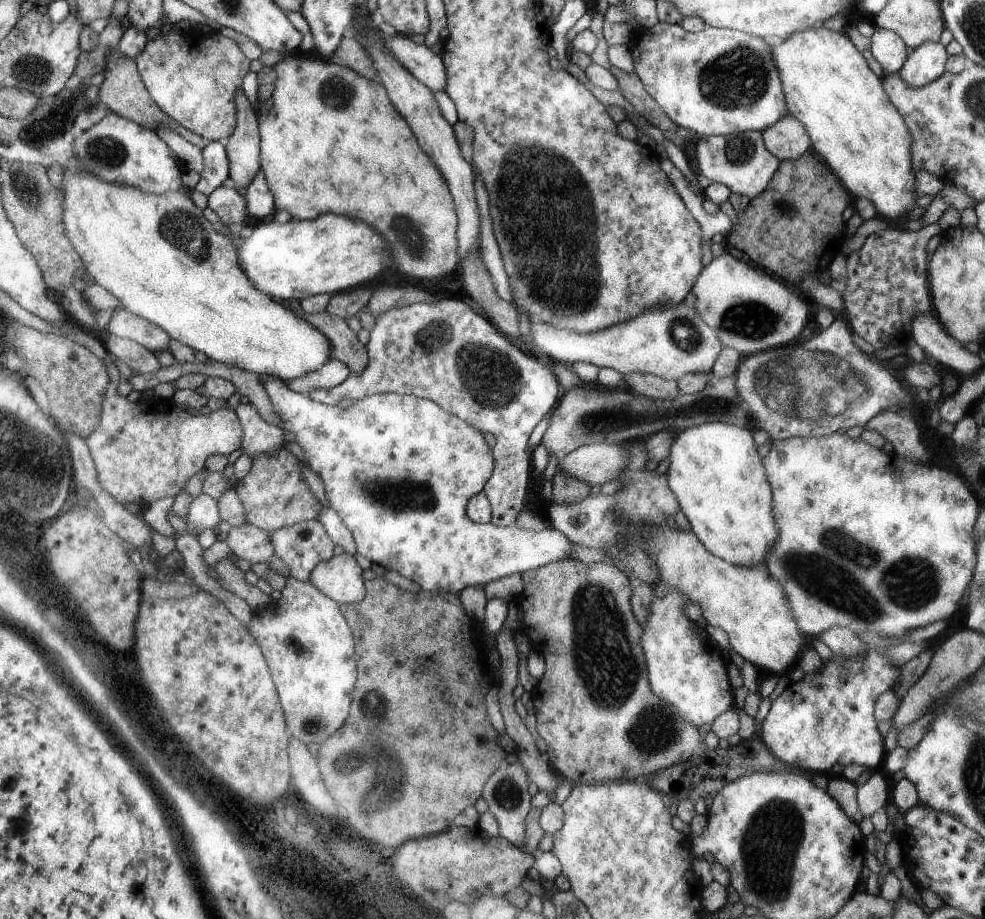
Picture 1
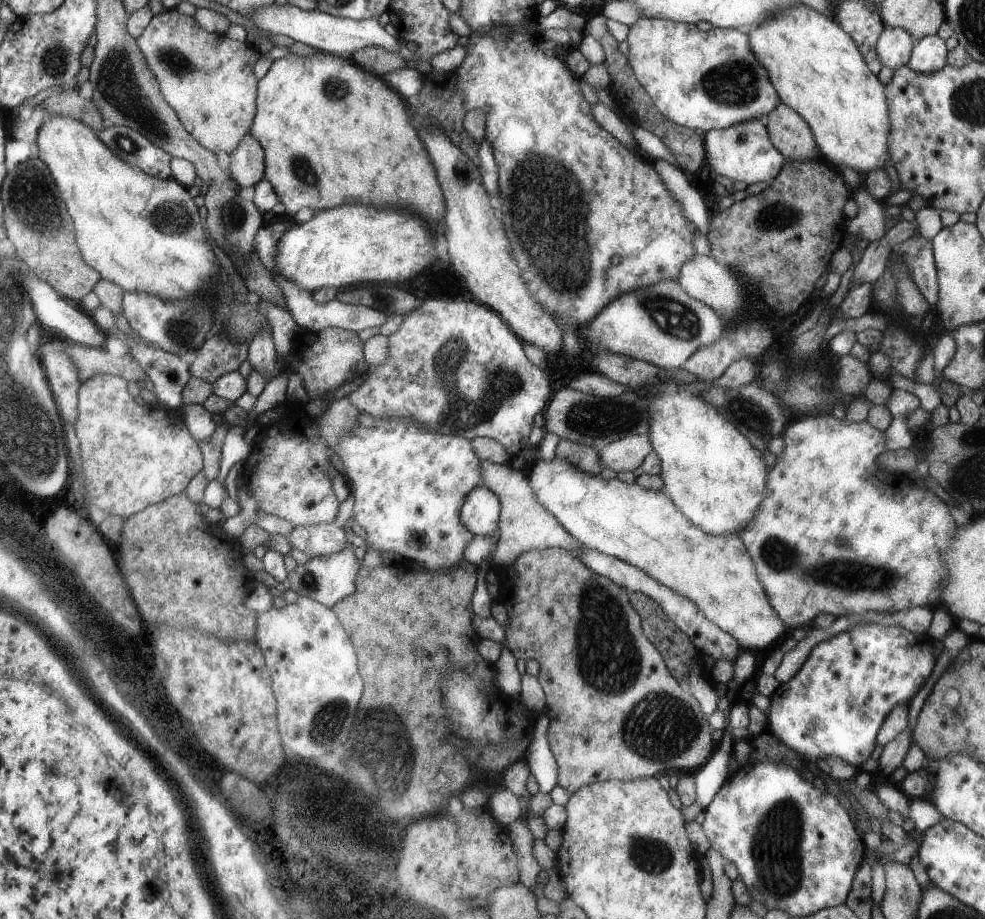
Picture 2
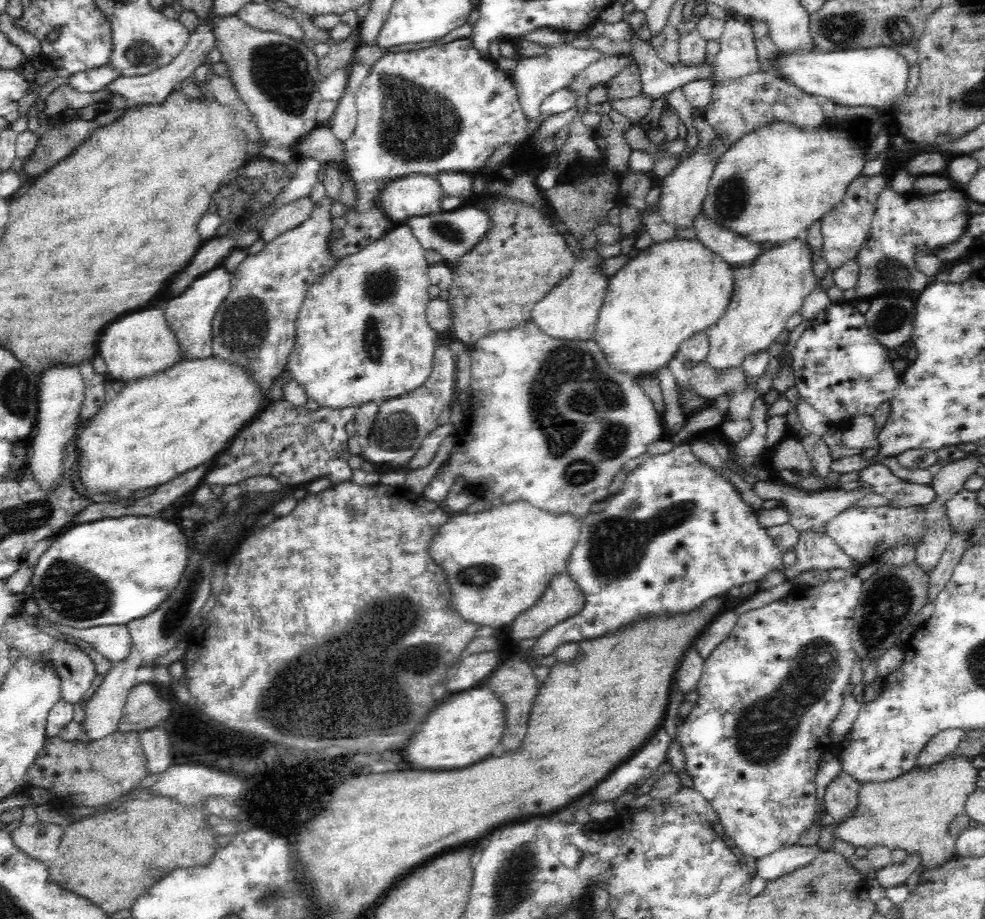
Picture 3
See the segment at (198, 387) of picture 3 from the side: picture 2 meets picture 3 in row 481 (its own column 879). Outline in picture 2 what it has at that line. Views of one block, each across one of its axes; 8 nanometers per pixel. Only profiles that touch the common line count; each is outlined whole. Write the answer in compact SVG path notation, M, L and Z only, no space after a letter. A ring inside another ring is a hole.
M798 2L796 6L772 18L772 22L762 22L747 33L750 37L750 50L754 51L758 62L769 71L770 82L777 89L781 102L793 107L809 123L821 154L832 162L835 169L852 168L858 173L870 174L872 170L882 170L890 162L888 138L892 126L885 86L880 83L877 75L870 72L858 45L834 18L830 19Z

